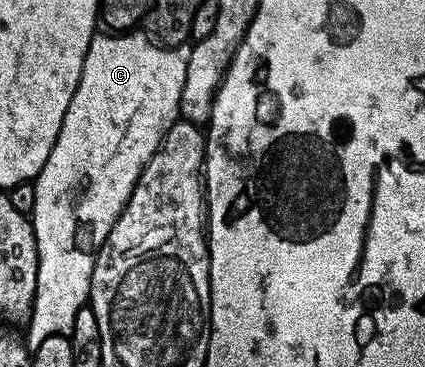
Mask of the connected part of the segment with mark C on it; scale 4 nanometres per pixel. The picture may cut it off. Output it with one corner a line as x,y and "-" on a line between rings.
138,29
105,34
95,34
88,45
80,85
76,85
76,93
72,93
72,105
68,105
68,113
64,113
56,145
52,145
52,153
48,153
48,161
44,161
44,169
40,169
32,181
32,222
38,250
38,272
34,308
30,311
24,334
24,342
30,349
53,335
69,336
76,313
87,306
90,298
95,254
122,216
140,173
158,152
162,138
180,119
178,106
180,93
184,93
184,77
188,74
190,47
167,47

